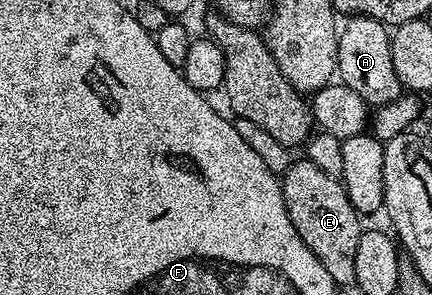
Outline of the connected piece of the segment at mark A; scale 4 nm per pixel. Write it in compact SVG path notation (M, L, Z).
M349 16L343 22L342 32L338 37L338 55L336 67L339 80L350 91L358 91L369 107L379 107L402 96L402 86L398 75L394 75L394 59L390 55L392 34L389 26L378 19Z

